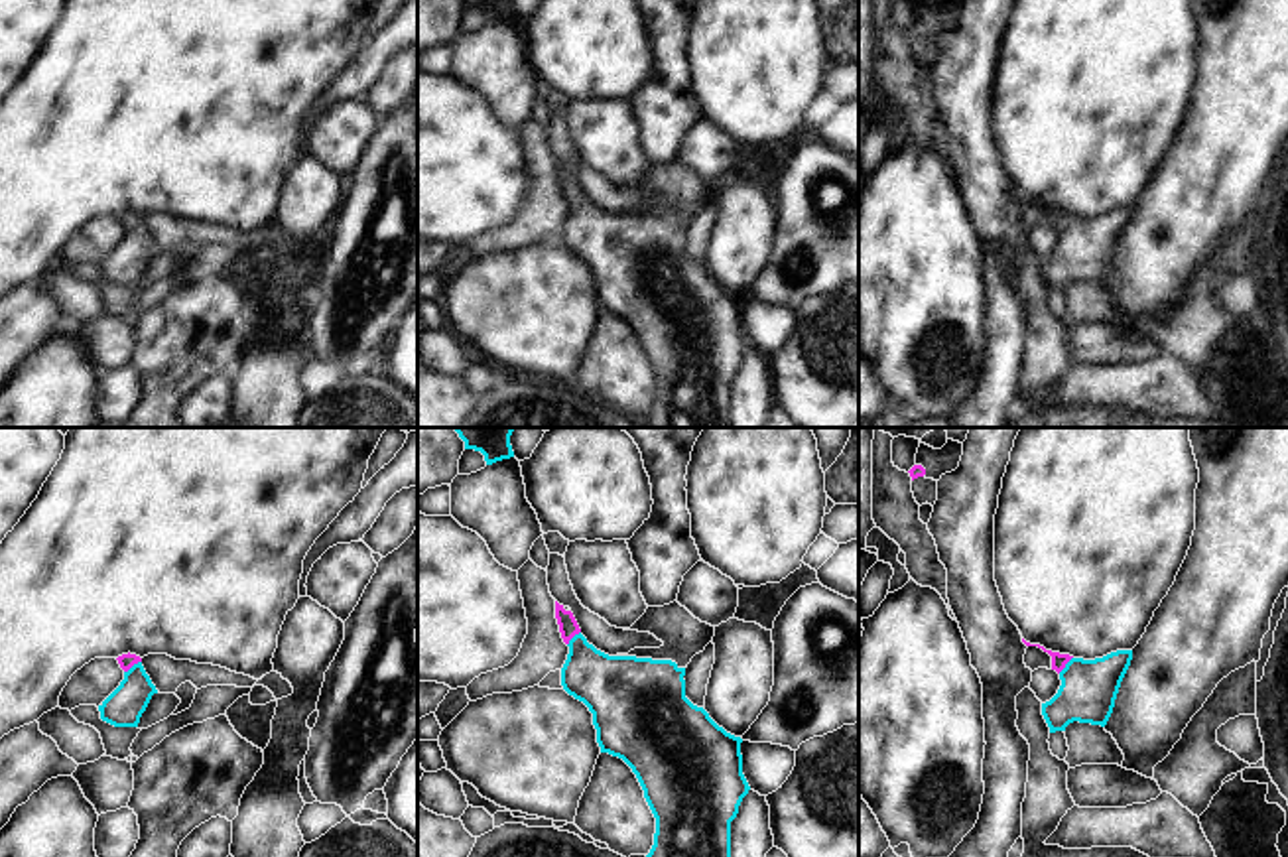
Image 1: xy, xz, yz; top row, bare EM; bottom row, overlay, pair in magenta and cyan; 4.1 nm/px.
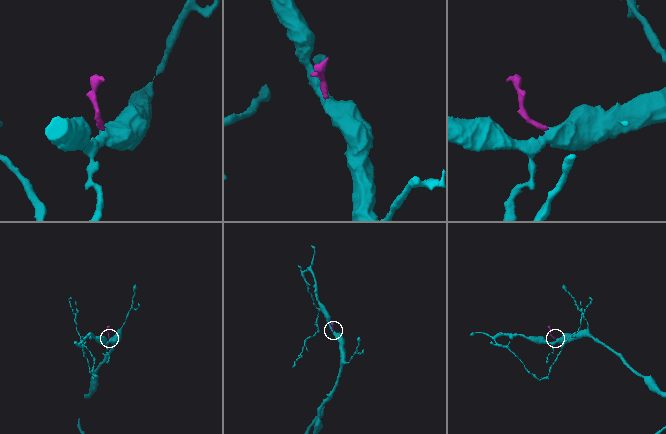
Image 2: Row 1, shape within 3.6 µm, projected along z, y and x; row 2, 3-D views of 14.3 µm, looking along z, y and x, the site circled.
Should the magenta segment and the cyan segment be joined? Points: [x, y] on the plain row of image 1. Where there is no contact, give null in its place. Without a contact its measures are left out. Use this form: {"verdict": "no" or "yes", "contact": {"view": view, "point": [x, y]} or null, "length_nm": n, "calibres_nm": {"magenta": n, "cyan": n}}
{"verdict": "yes", "contact": {"view": "xy", "point": [132, 223]}, "length_nm": 90, "calibres_nm": {"magenta": 60, "cyan": 160}}

